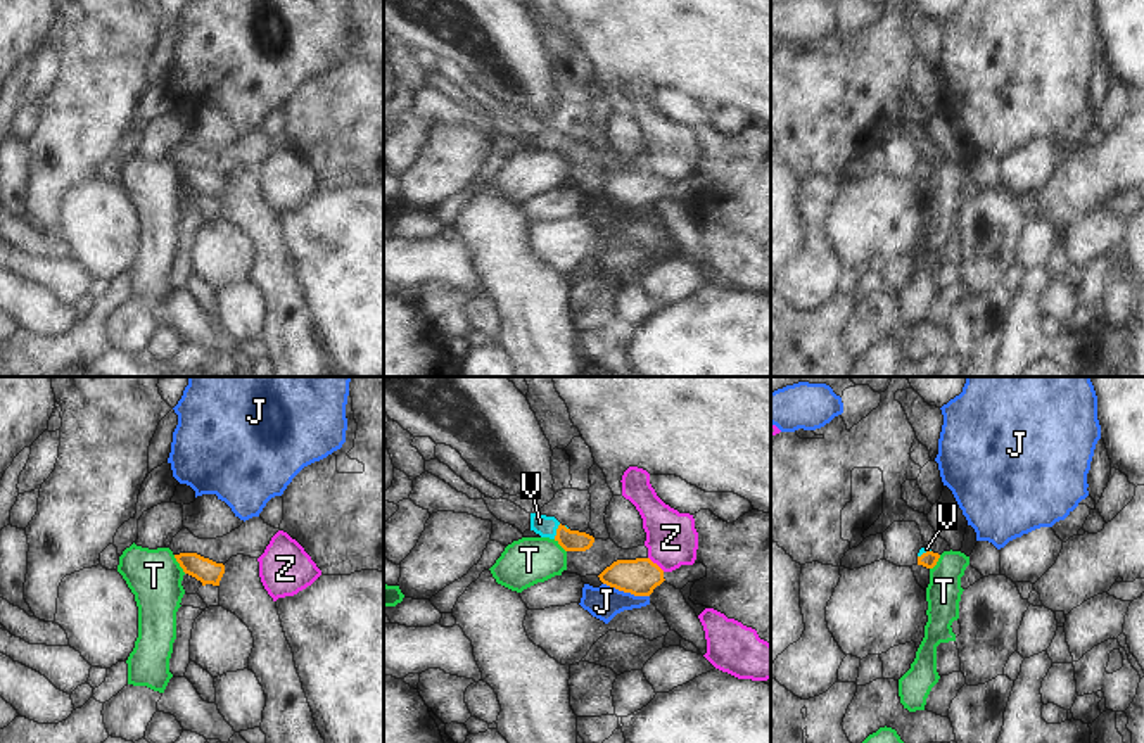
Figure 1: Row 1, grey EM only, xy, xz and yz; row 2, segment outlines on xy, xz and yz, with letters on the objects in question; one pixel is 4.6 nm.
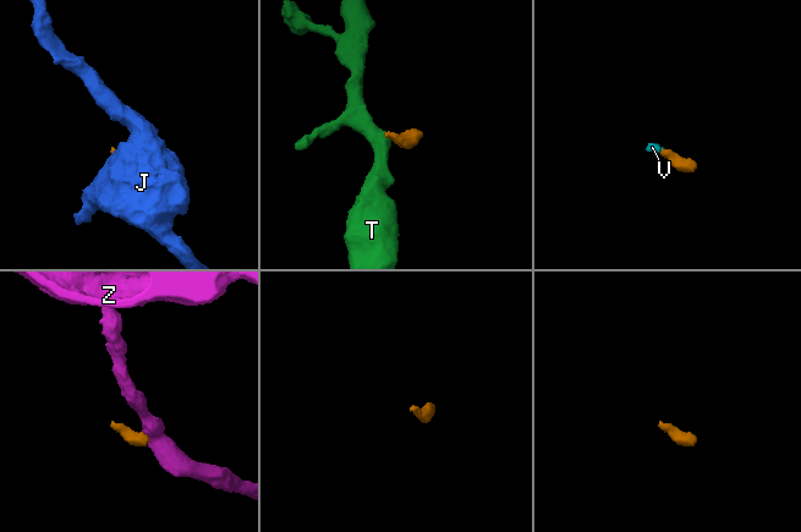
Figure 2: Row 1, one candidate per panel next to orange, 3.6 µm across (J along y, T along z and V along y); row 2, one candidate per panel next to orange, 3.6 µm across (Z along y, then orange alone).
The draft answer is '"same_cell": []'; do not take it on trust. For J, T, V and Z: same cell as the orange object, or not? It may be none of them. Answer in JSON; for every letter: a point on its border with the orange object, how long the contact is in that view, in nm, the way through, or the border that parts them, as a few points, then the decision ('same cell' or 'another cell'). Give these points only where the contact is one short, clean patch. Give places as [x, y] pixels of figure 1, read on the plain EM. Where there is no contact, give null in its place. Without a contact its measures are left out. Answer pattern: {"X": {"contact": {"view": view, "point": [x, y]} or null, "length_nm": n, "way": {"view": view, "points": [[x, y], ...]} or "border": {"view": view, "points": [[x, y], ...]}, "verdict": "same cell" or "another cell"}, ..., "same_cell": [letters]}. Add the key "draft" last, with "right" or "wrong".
{"J": {"contact": {"view": "xz", "point": [626, 204]}, "length_nm": 220, "border": {"view": "xz", "points": [[603, 196], [648, 209]]}, "verdict": "another cell"}, "T": {"contact": {"view": "xy", "point": [178, 175]}, "length_nm": 110, "border": {"view": "xy", "points": [[173, 168], [185, 185]]}, "verdict": "another cell"}, "V": {"contact": {"view": "xz", "point": [557, 144]}, "length_nm": 80, "way": {"view": "xz", "points": [[569, 152], [557, 144], [545, 139]]}, "verdict": "same cell"}, "Z": {"contact": {"view": "xz", "point": [655, 177]}, "length_nm": 100, "border": {"view": "xz", "points": [[648, 170], [664, 184]]}, "verdict": "another cell"}, "same_cell": ["V"], "draft": "wrong"}

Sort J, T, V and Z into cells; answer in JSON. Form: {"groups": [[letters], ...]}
{"groups": [["J"], ["T"], ["V"], ["Z"]]}

